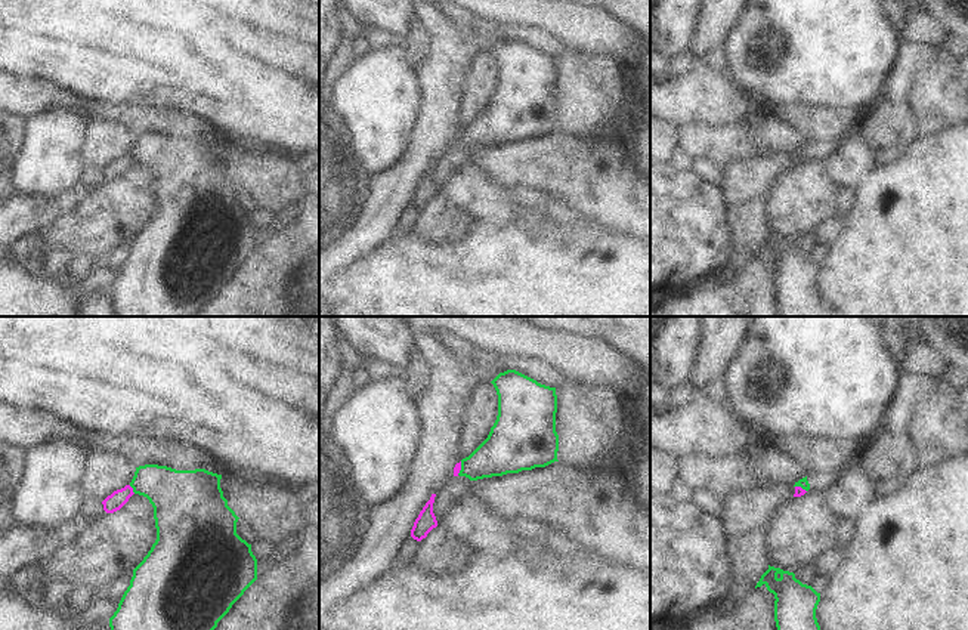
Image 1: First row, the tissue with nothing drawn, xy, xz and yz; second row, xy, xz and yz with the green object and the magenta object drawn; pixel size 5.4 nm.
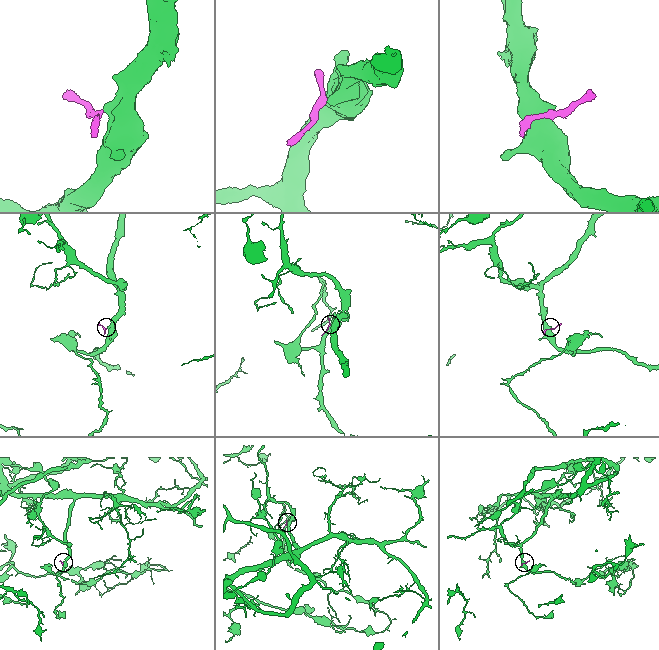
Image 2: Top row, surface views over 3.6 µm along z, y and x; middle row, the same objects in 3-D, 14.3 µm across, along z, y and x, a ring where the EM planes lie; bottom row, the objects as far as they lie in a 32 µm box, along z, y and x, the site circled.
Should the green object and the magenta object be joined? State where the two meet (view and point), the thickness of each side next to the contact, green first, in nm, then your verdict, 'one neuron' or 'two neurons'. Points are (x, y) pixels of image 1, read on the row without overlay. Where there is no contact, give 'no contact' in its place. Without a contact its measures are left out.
meets green in xy at (133, 158); 300 nm thick on the green side, 90 nm on the other; two neurons

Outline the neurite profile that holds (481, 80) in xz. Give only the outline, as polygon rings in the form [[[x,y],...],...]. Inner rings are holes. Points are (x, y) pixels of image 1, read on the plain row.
[[[491,50],[477,55],[463,83],[461,126],[468,126],[489,104],[498,84],[498,64]]]

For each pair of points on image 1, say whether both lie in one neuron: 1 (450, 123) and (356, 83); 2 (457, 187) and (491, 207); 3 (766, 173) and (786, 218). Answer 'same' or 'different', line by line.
1: different
2: same
3: different

